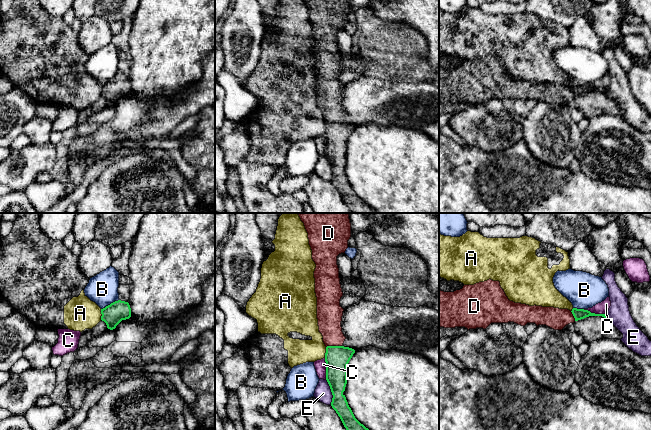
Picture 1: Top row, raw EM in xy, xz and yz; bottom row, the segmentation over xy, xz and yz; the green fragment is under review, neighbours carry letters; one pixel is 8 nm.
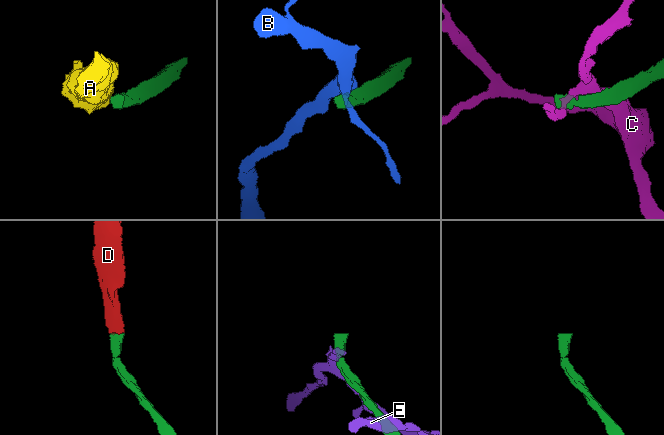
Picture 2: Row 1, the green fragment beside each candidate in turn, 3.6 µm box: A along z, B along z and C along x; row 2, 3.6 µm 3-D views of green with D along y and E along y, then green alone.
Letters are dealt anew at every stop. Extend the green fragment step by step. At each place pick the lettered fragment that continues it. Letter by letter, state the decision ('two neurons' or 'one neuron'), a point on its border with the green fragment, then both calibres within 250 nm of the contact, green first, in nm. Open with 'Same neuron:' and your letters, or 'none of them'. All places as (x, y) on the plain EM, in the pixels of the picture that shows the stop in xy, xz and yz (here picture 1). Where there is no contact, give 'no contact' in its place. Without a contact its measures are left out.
Same neuron: D
A: two neurons | xy (101, 89) | 170/260 nm
B: two neurons | xy (111, 79) | 170/240 nm
C: two neurons | yz (594, 89) | 90/100 nm
D: one neuron | xz (333, 122) | 190/200 nm
E: two neurons | xz (331, 167) | 180/130 nm

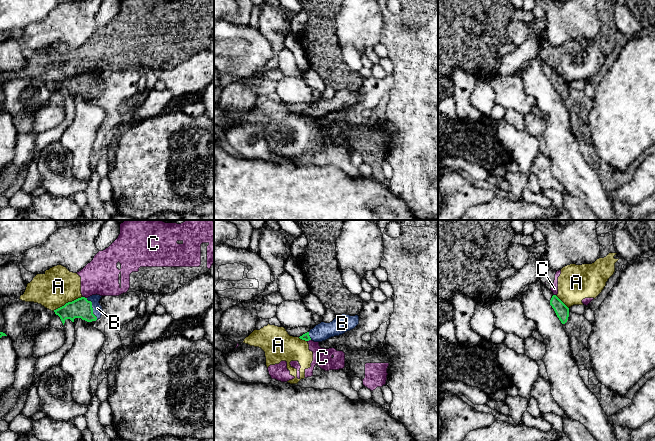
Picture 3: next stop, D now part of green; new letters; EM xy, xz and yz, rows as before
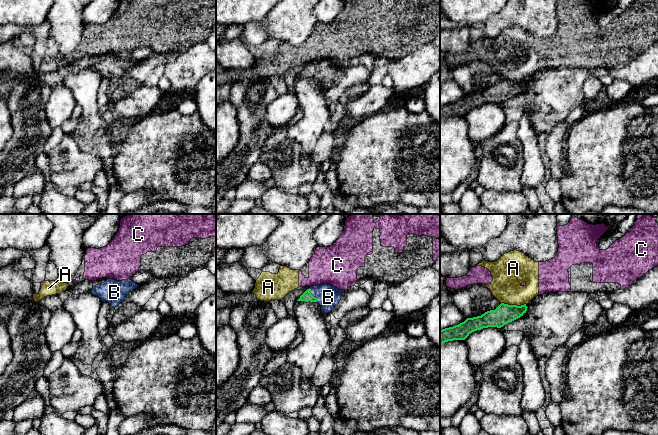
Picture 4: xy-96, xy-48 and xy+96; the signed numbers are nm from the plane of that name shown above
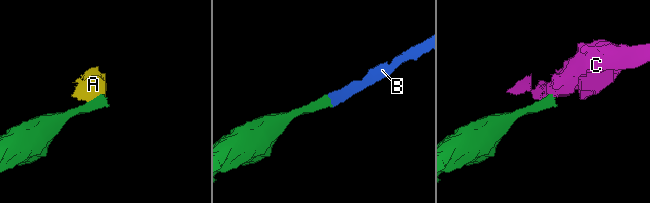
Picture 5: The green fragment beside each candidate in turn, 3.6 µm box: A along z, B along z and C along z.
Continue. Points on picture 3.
Same neuron: B
A: two neurons | xy (68, 78) | 160/300 nm
B: one neuron | xy (92, 84) | 160/80 nm
C: two neurons | xy (84, 73) | 160/280 nm

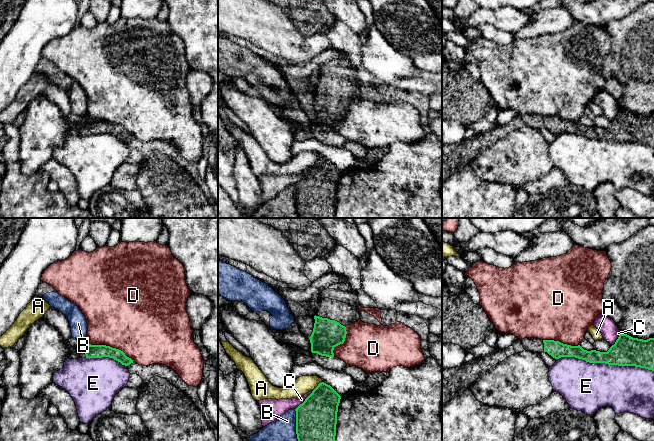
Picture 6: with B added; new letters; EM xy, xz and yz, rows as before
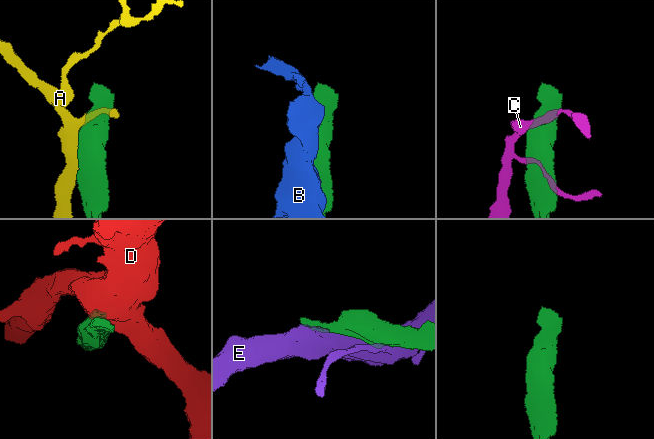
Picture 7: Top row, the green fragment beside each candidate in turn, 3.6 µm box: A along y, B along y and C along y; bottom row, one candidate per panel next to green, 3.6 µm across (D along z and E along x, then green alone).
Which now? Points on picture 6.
Same neuron: none of them
A: two neurons | xz (317, 162) | 320/140 nm
B: two neurons | xz (296, 201) | 340/320 nm
C: two neurons | xz (305, 176) | 340/140 nm
D: two neurons | xy (111, 123) | 110/500 nm
E: two neurons | yz (605, 139) | 240/380 nm

